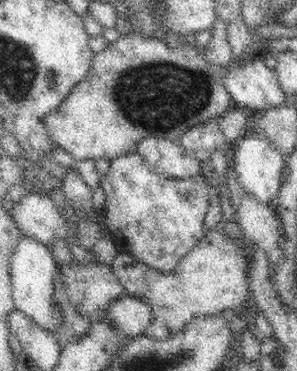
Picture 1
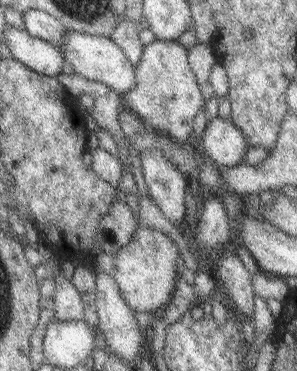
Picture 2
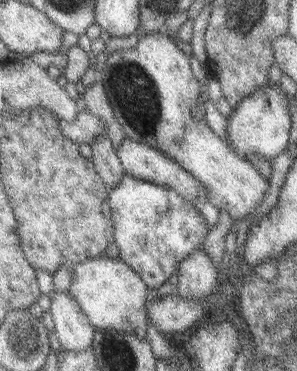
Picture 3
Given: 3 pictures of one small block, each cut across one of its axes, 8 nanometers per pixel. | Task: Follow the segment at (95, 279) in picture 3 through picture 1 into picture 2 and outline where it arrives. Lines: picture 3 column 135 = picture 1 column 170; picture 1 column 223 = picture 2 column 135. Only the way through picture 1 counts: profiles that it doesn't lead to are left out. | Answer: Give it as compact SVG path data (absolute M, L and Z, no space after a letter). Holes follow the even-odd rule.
M137 226L137 230L133 230L135 234L131 234L129 242L125 246L121 246L117 250L117 254L97 254L93 258L93 266L91 270L95 272L95 276L99 274L109 274L115 284L117 290L121 294L121 298L125 300L125 304L129 308L133 308L135 312L161 312L169 306L171 294L175 290L175 282L177 282L177 274L173 270L175 260L179 258L177 252L177 244L173 244L167 236L163 236L159 230L153 230L149 226Z

